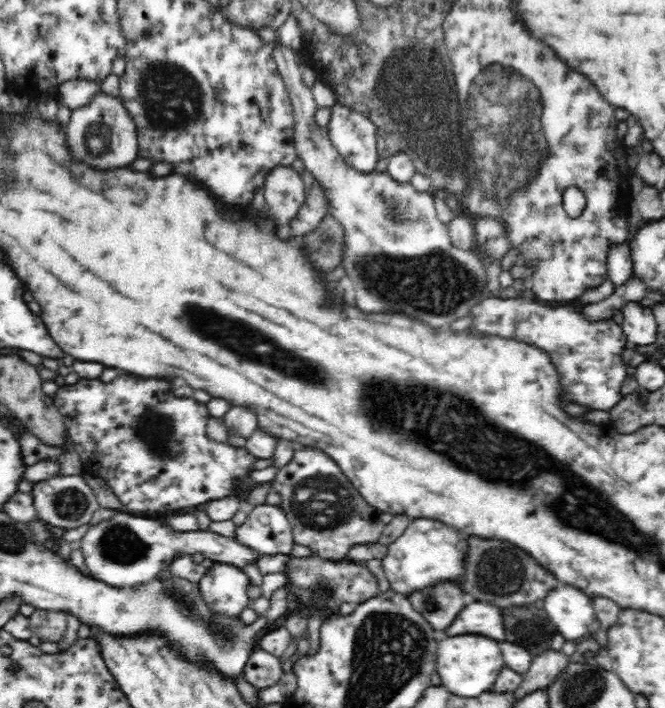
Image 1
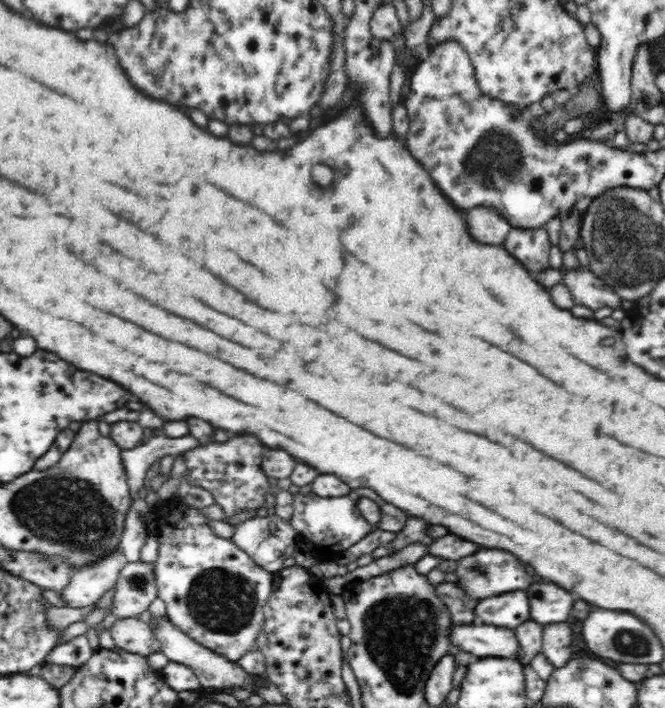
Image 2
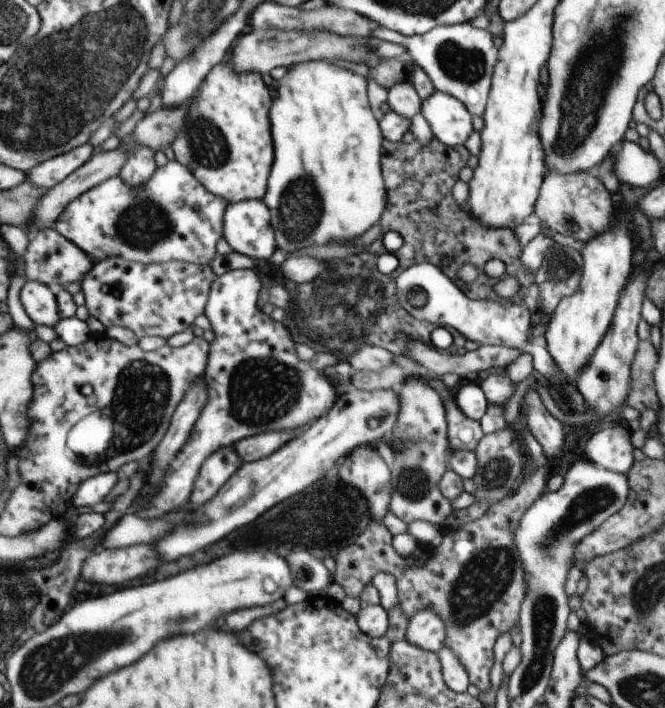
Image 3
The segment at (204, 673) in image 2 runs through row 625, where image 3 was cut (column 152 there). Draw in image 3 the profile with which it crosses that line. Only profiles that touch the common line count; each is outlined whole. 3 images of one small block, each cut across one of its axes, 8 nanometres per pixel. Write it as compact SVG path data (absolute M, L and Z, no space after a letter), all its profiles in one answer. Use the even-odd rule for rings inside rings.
M136 146L130 152L130 156L128 156L130 160L121 175L132 188L144 186L152 178L152 174L156 174L156 170L159 168L154 162L154 154L154 150L146 148L146 146Z

